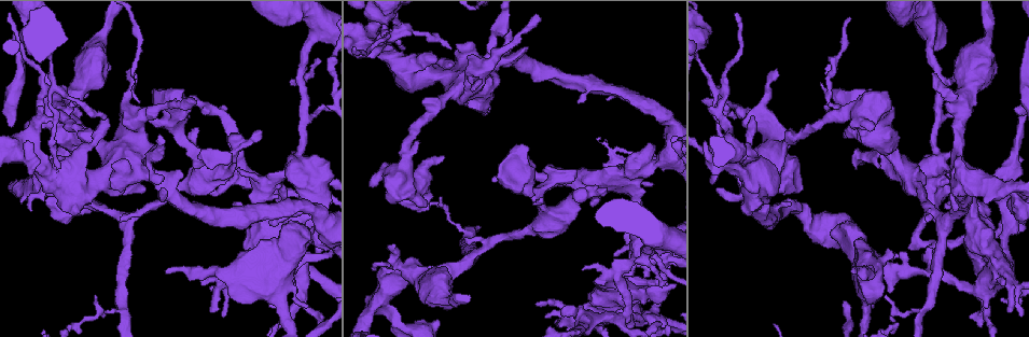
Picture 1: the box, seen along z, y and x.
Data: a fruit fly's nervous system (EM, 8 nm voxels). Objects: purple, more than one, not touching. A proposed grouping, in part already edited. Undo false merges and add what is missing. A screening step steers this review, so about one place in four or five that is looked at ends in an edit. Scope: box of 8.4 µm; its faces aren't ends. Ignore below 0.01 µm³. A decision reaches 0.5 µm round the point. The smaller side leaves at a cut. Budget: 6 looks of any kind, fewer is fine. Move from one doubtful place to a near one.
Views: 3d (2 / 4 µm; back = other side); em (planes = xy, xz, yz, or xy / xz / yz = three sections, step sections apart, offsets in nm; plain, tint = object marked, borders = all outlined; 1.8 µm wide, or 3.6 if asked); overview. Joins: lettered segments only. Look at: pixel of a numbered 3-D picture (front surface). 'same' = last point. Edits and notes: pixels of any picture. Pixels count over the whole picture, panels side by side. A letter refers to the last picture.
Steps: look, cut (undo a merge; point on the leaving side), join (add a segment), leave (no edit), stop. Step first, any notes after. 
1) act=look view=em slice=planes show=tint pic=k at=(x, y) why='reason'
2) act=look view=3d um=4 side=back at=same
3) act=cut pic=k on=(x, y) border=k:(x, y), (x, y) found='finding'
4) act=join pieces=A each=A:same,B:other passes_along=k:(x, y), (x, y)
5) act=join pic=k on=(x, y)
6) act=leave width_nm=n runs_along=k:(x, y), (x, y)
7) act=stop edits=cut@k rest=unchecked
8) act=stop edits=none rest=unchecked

act=look view=3d um=2 pic=1 at=(415, 272) why='abrupt turn'

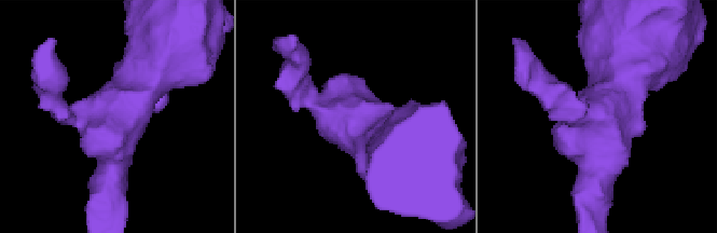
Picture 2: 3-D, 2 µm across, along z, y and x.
act=look view=em slice=planes show=tint pic=2 at=(109, 122) arms=3 arm_widths_nm=200,280,700

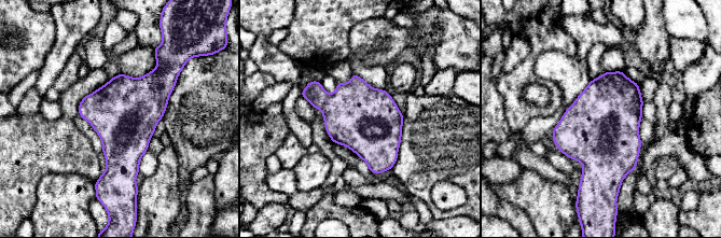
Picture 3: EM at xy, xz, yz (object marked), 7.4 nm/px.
act=look view=em slice=planes show=borders at=same why='see the neighbours'

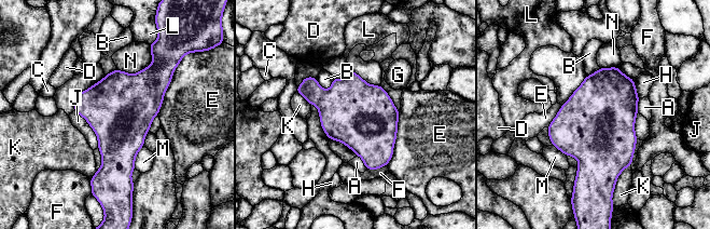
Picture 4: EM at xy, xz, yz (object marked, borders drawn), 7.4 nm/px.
act=leave longest_contact=E:400nm each=A:other,B:other,C:other,D:other,E:other,F:other,G:other,H:other,J:other,K:other,L:other,M:other,N:other border=4:(310, 104), (330, 139) found='continuous, no second neuron'

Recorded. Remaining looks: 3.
act=look view=em slice=planes show=tint pic=1 at=(520, 182)

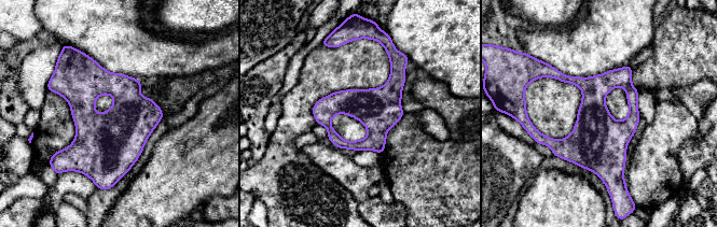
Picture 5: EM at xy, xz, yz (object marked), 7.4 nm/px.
act=look view=em slice=planes show=borders at=same

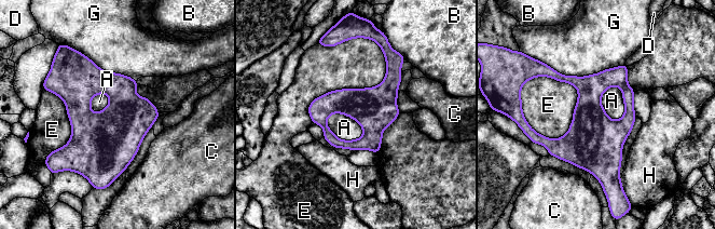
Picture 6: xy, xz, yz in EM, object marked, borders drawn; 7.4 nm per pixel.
act=leave width_nm=320 each=A:other,B:other,C:other,D:other,E:other,G:other,H:other border=6:(326, 119), (340, 138), (362, 135) found='one neuron here'

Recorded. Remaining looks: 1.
act=stop edits=none rest=unchecked

